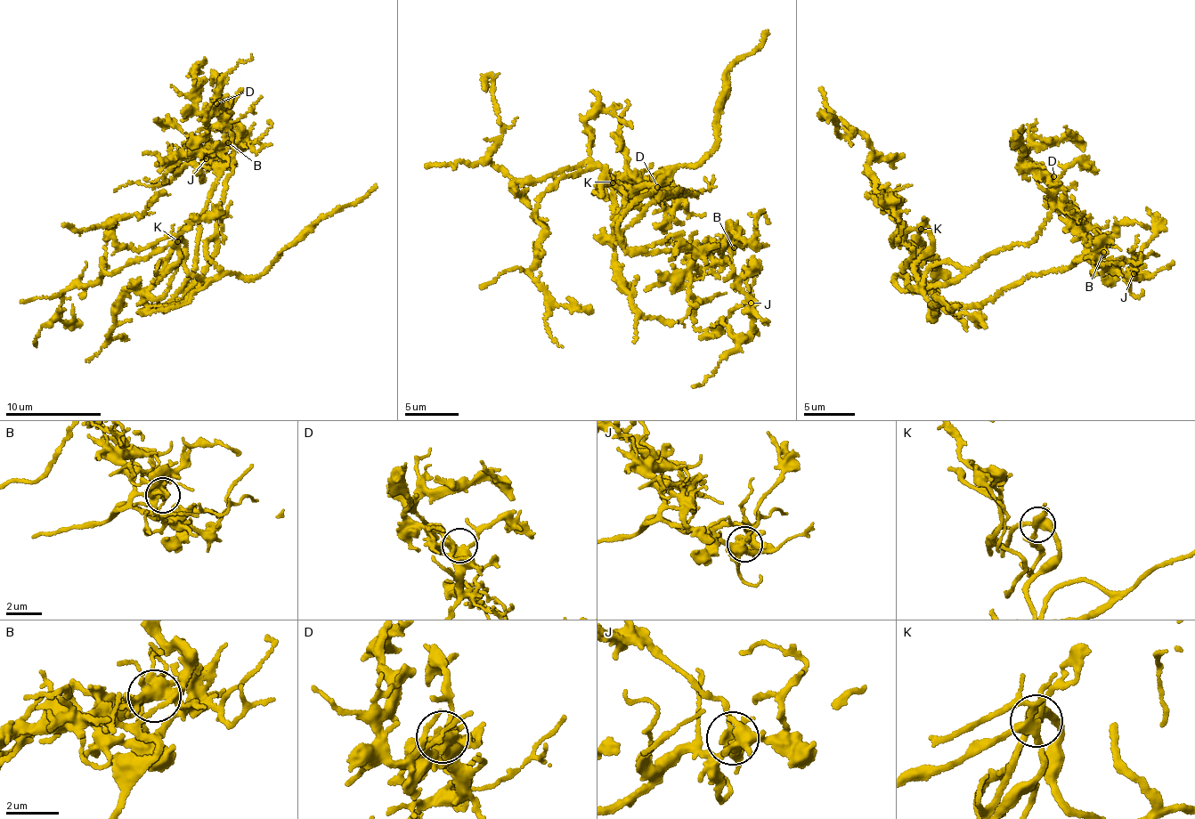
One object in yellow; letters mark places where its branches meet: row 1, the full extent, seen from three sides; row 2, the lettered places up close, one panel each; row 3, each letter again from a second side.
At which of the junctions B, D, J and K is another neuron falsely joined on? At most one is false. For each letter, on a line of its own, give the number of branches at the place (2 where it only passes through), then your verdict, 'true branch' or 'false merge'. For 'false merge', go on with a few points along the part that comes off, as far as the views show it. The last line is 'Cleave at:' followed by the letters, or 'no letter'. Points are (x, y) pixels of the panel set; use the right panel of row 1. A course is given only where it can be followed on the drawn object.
B: branches 7; true branch
D: branches 5; true branch
J: branches 4; true branch
K: branches 4; true branch
Cleave at: no letter

